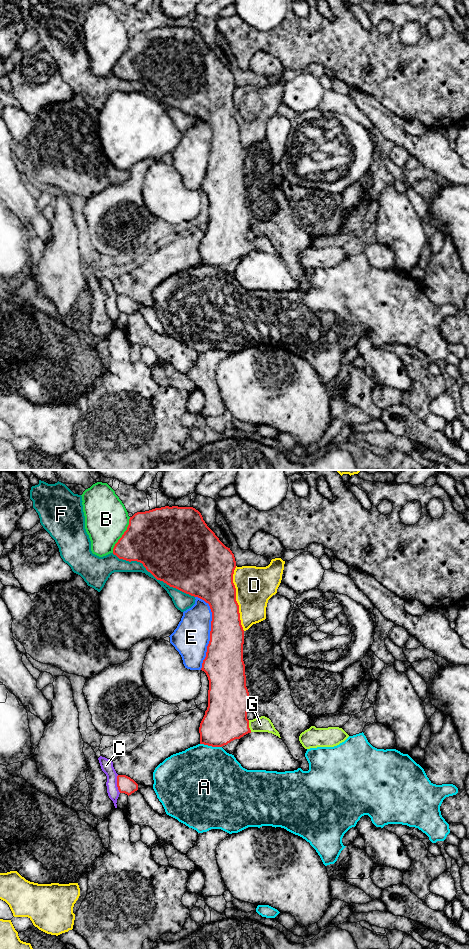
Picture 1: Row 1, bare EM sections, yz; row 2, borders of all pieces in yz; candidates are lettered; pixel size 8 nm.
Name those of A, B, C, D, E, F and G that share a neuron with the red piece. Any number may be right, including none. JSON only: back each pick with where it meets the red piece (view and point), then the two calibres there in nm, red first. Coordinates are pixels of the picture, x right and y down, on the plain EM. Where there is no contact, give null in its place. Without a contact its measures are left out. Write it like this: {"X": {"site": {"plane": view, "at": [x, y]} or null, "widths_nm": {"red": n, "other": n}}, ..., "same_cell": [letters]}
{"G": {"site": {"plane": "yz", "at": [248, 246]}, "widths_nm": {"red": 340, "other": 130}}, "same_cell": ["G"]}

